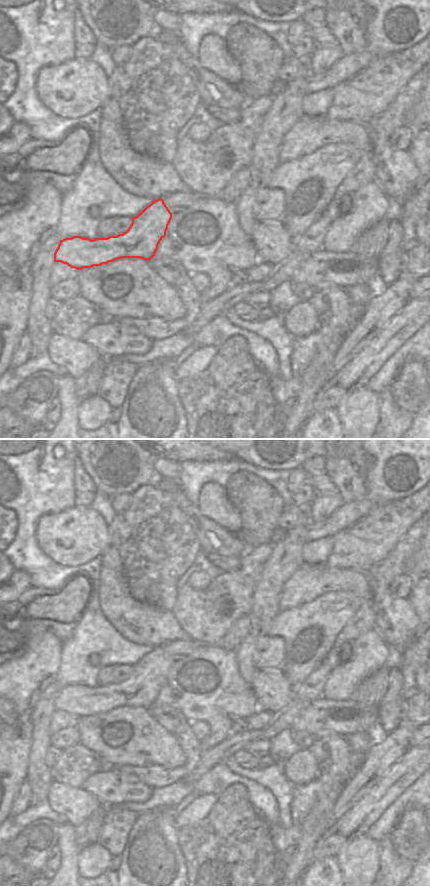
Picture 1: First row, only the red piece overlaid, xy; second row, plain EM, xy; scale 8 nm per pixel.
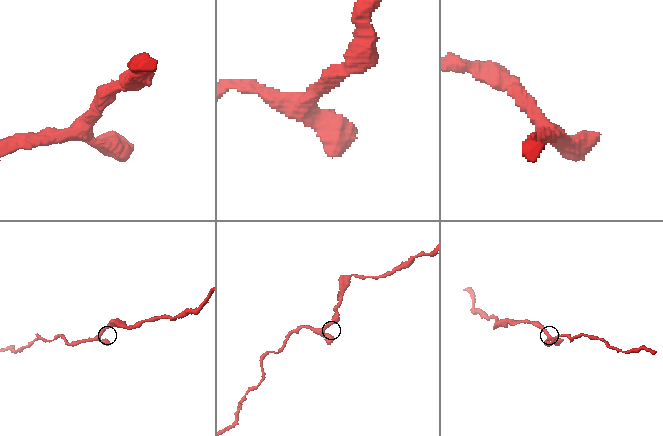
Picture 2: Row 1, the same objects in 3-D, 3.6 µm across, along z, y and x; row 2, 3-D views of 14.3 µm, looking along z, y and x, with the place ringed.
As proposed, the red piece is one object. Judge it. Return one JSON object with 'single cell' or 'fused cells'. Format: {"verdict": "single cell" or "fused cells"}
{"verdict": "single cell"}

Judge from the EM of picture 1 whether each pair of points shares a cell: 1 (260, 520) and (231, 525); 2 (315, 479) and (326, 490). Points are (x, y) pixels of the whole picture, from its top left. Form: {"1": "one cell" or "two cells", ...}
{"1": "two cells", "2": "one cell"}

